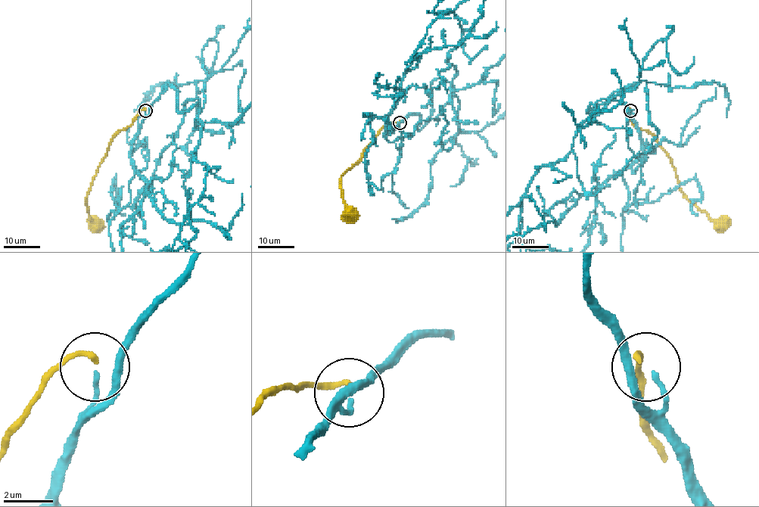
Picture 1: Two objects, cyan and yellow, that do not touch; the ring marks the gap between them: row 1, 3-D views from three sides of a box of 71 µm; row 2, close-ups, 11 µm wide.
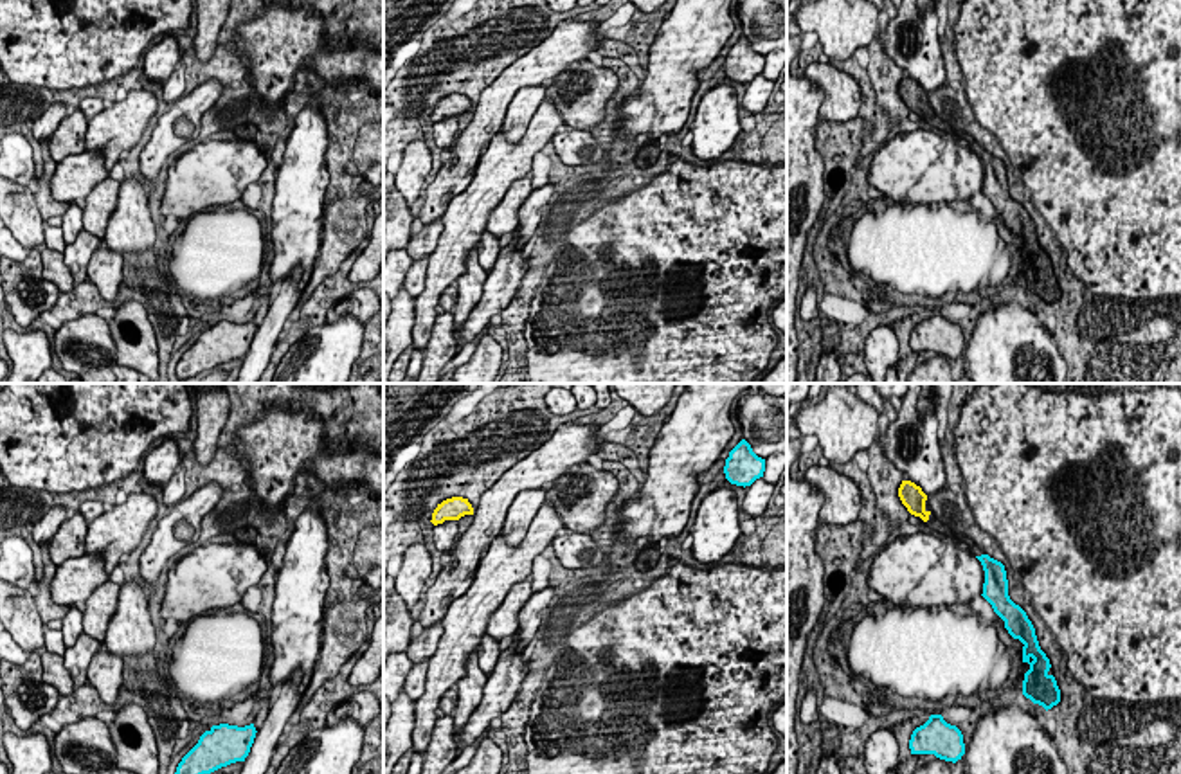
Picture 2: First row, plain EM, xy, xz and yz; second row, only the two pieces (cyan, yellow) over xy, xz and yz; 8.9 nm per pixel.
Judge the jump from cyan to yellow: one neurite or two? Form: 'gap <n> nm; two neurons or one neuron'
gap 550 nm; one neuron

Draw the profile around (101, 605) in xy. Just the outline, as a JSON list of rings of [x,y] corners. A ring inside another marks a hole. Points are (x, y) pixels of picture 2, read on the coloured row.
[[[108,580],[85,601],[83,632],[99,643],[104,643],[108,623],[117,610],[119,590],[121,585]]]

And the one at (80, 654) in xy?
[[[81,634],[72,646],[65,648],[63,664],[70,671],[77,668],[79,671],[86,671],[92,657],[103,648],[103,643],[95,641],[88,634]]]

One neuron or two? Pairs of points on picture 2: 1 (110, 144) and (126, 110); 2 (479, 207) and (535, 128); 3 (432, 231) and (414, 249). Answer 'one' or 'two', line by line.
1: one
2: one
3: one

